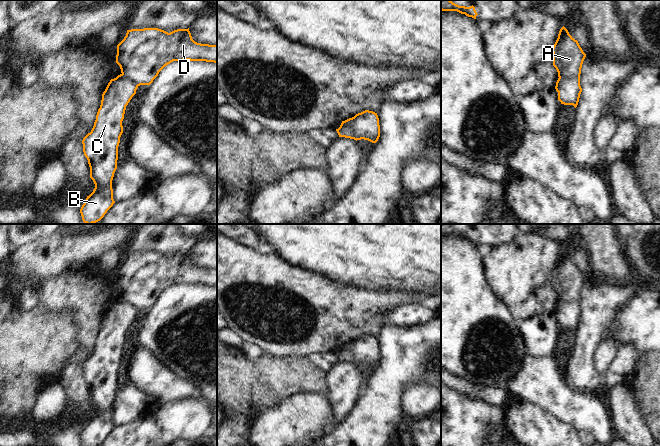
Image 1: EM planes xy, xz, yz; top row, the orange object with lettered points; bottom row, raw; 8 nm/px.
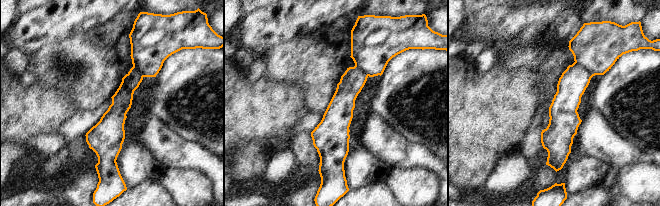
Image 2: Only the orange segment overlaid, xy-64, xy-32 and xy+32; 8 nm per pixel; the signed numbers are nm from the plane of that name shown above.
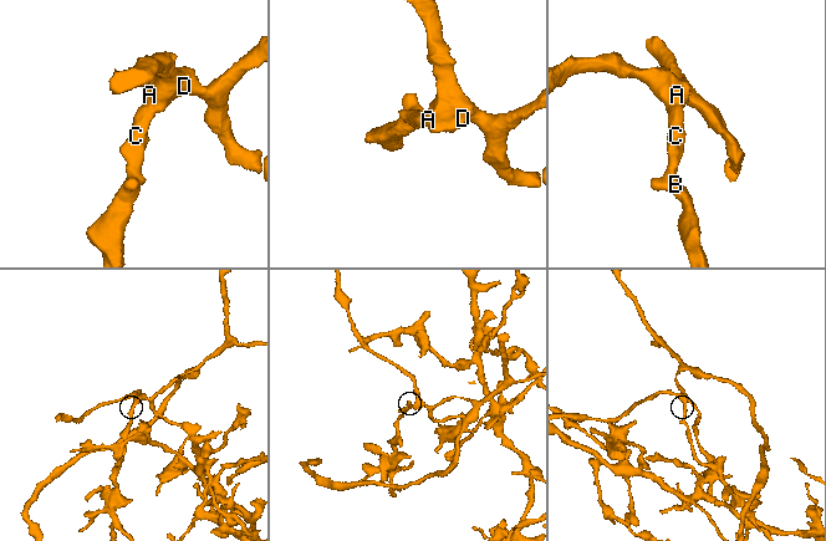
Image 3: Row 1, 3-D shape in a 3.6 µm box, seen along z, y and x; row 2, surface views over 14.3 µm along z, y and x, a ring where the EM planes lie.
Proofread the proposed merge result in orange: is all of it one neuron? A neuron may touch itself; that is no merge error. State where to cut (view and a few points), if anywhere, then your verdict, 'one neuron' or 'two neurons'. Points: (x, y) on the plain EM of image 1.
yz (559, 301), (577, 301), (579, 303) | two neurons

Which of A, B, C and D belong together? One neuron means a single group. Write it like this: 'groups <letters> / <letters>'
groups A D / B C

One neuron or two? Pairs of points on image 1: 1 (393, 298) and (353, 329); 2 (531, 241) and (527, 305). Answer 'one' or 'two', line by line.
1: one
2: one

